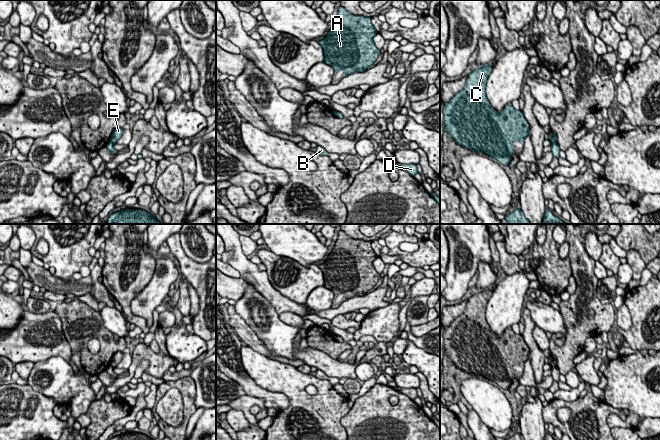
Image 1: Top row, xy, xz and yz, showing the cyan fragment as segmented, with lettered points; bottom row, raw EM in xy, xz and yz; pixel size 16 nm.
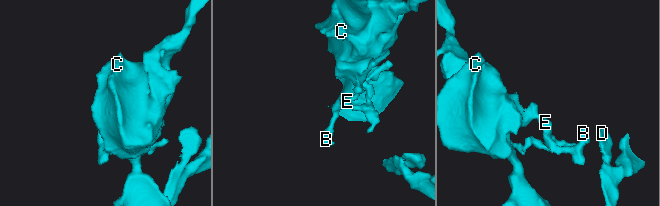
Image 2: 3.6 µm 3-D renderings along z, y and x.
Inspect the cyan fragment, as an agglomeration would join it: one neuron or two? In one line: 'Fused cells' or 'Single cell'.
Fused cells

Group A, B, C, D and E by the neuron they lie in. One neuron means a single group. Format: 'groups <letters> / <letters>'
groups A C D E / B

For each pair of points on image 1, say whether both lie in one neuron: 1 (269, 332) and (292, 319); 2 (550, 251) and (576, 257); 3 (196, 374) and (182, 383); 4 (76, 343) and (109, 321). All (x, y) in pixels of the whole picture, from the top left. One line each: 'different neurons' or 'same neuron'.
1: different neurons
2: different neurons
3: different neurons
4: different neurons

